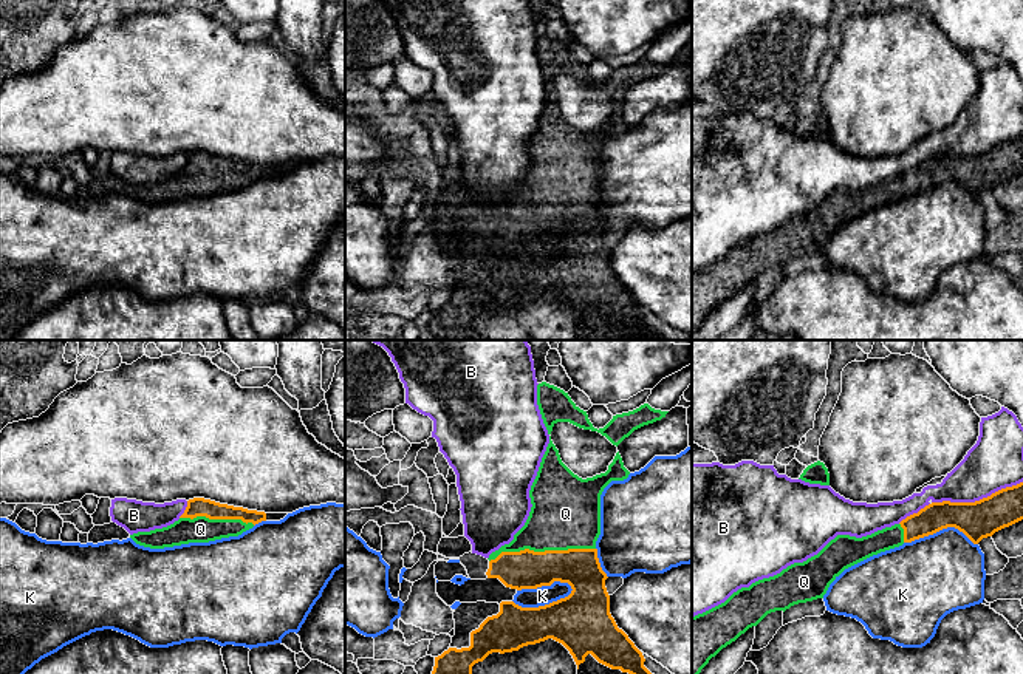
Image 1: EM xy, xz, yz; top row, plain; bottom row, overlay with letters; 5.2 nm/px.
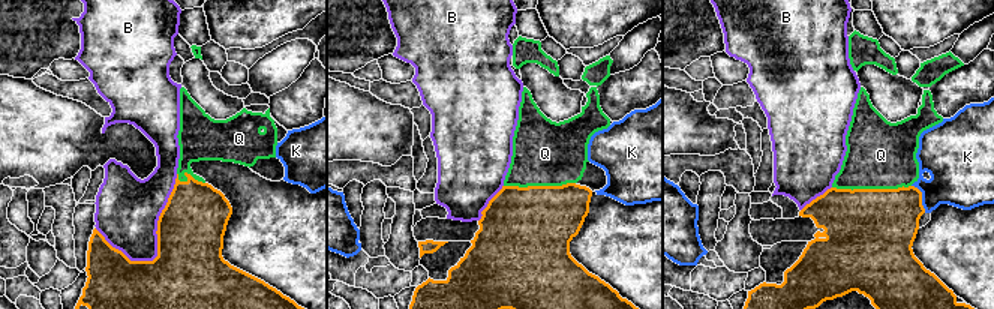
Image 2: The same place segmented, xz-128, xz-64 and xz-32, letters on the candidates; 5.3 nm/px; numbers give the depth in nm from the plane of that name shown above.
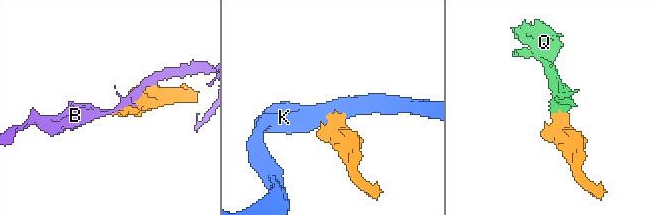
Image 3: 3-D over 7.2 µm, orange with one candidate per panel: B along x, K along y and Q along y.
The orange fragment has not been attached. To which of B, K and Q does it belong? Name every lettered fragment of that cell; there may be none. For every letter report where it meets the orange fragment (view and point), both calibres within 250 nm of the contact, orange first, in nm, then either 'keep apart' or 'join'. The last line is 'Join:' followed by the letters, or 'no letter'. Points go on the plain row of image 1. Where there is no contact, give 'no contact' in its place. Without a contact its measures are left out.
B: contact yz (977, 155); calibres 200 and 280 nm; keep apart
K: contact xz (542, 260); calibres 300 and 100 nm; keep apart
Q: contact xz (542, 206); calibres 200 and 360 nm; join
Join: Q

